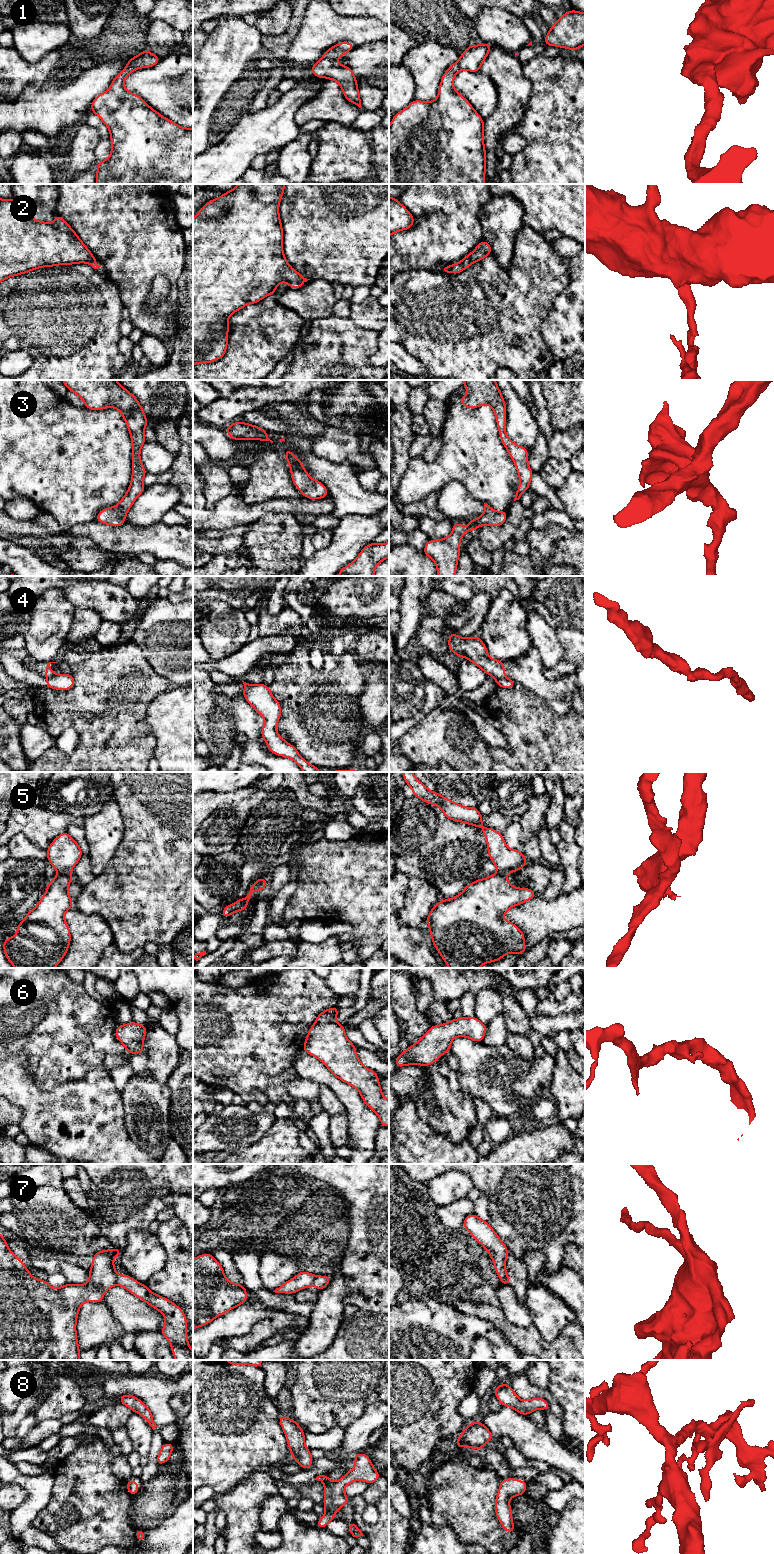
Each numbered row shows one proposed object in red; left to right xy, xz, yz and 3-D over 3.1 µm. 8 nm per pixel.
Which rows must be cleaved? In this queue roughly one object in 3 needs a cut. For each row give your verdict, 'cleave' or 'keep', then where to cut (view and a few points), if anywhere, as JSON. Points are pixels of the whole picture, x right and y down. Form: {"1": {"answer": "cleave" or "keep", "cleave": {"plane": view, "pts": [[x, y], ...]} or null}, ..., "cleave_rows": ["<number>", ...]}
{"1": {"answer": "keep", "cleave": null}, "2": {"answer": "keep", "cleave": null}, "3": {"answer": "keep", "cleave": null}, "4": {"answer": "cleave", "cleave": {"plane": "yz", "pts": [[504, 676], [495, 679]]}}, "5": {"answer": "cleave", "cleave": {"plane": "xz", "pts": [[265, 882], [260, 886], [255, 883]]}}, "6": {"answer": "keep", "cleave": null}, "7": {"answer": "cleave", "cleave": {"plane": "xy", "pts": [[116, 1276], [117, 1283]]}}, "8": {"answer": "keep", "cleave": null}, "cleave_rows": ["4", "5", "7"]}

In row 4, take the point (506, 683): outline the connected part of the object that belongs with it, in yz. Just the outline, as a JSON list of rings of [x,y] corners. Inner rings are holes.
[[[506,677],[500,678],[500,679],[495,679],[495,682],[496,682],[497,686],[500,686],[505,689],[512,689],[516,685],[514,680],[508,679]]]

